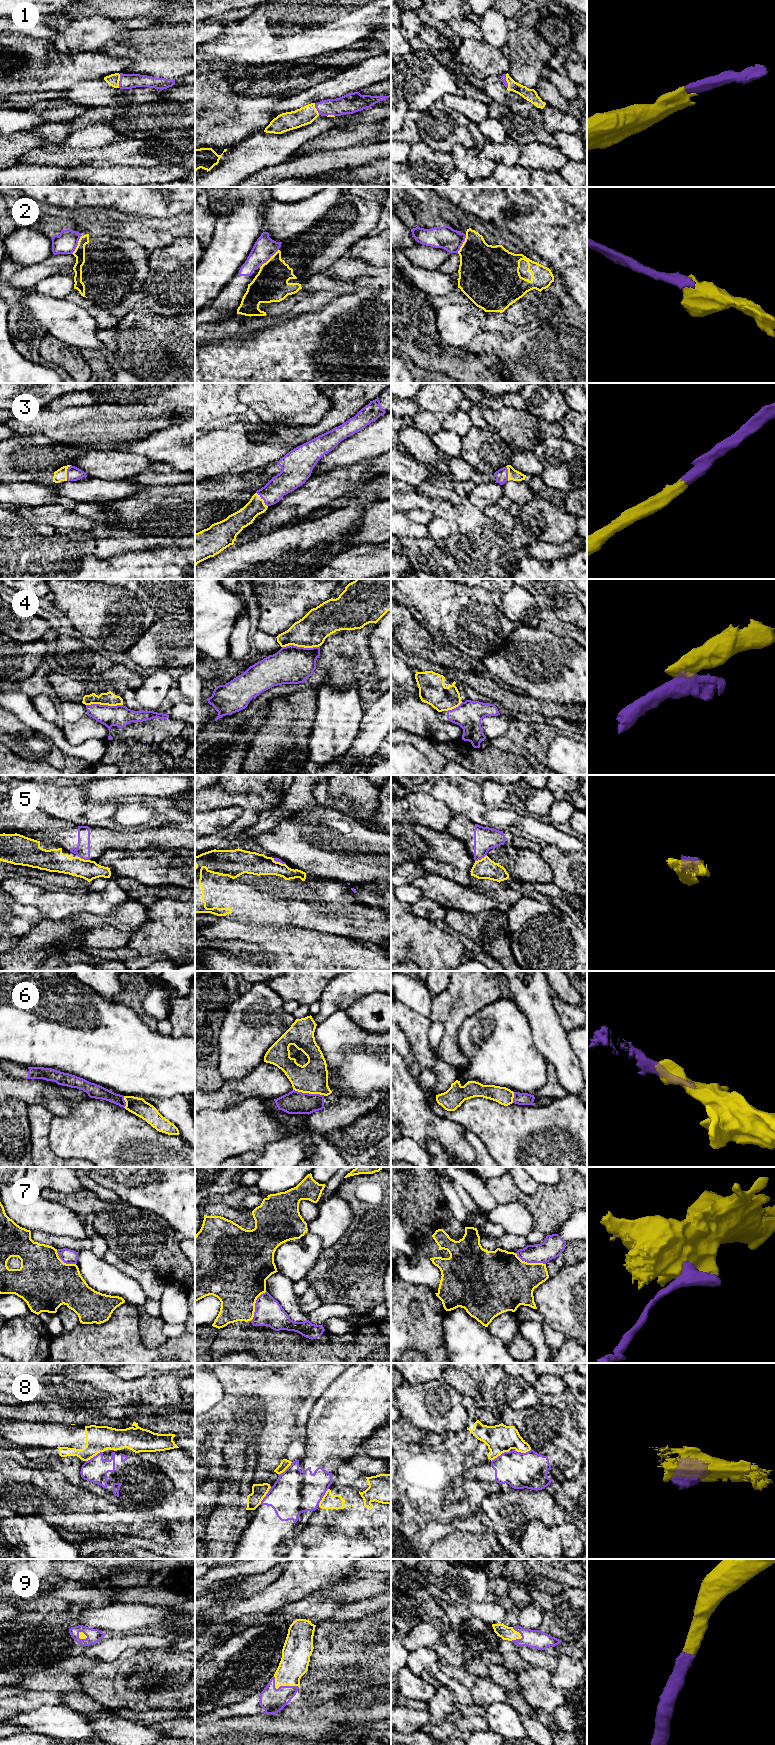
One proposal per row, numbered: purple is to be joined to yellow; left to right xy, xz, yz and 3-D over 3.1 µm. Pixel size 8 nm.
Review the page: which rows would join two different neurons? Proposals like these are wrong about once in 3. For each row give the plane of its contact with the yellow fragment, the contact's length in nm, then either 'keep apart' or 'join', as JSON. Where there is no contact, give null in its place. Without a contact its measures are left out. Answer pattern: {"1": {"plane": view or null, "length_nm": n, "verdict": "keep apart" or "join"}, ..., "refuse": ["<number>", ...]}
{"1": {"plane": "xy", "length_nm": 110, "verdict": "join"}, "2": {"plane": "xz", "length_nm": 190, "verdict": "keep apart"}, "3": {"plane": "xy", "length_nm": 130, "verdict": "join"}, "4": {"plane": "xz", "length_nm": 300, "verdict": "keep apart"}, "5": {"plane": "xy", "length_nm": 110, "verdict": "keep apart"}, "6": {"plane": "xz", "length_nm": 240, "verdict": "keep apart"}, "7": {"plane": "xz", "length_nm": 280, "verdict": "keep apart"}, "8": {"plane": "yz", "length_nm": 180, "verdict": "keep apart"}, "9": {"plane": "xz", "length_nm": 220, "verdict": "join"}, "refuse": ["2", "4", "5", "6", "7", "8"]}

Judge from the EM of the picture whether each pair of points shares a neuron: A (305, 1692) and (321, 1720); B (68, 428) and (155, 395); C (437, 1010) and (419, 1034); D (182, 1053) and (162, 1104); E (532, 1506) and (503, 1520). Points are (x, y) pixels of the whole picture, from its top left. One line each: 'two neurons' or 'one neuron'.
A: two neurons
B: two neurons
C: two neurons
D: two neurons
E: one neuron

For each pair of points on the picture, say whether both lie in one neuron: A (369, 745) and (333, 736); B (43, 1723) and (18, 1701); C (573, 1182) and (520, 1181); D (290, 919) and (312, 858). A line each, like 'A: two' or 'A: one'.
A: two
B: two
C: two
D: two

